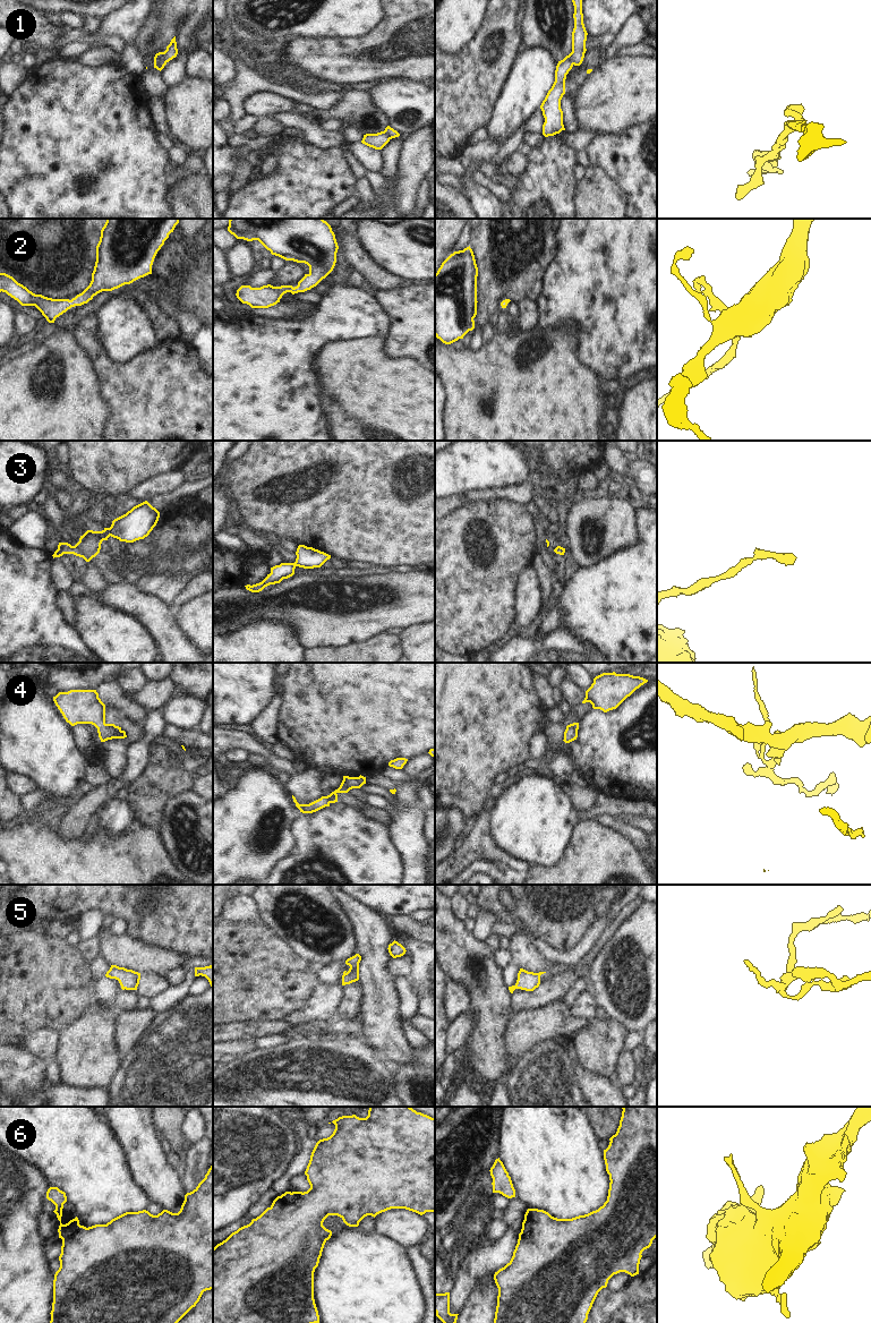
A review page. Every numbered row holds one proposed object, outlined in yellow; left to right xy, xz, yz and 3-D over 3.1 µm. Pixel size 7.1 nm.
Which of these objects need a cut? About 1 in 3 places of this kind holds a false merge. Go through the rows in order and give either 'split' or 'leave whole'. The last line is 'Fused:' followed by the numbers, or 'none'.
1: split
2: leave whole
3: leave whole
4: leave whole
5: leave whole
6: leave whole
Fused: 1

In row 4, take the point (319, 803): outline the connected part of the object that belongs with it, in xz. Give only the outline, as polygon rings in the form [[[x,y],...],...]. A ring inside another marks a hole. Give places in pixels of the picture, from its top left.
[[[361,775],[359,777],[343,776],[343,780],[340,787],[327,796],[322,796],[321,799],[309,804],[299,804],[293,795],[292,799],[293,802],[296,803],[296,806],[300,810],[300,812],[313,813],[325,806],[330,806],[331,803],[338,802],[339,793],[348,793],[352,788],[360,788],[364,784],[366,784],[366,777]]]

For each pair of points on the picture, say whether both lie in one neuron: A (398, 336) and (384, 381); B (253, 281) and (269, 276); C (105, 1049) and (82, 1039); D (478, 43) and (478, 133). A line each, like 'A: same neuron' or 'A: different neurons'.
A: different neurons
B: same neuron
C: same neuron
D: different neurons

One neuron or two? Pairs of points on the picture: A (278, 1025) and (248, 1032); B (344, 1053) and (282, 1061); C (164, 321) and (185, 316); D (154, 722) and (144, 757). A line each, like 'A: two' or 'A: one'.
A: one
B: one
C: two
D: one

